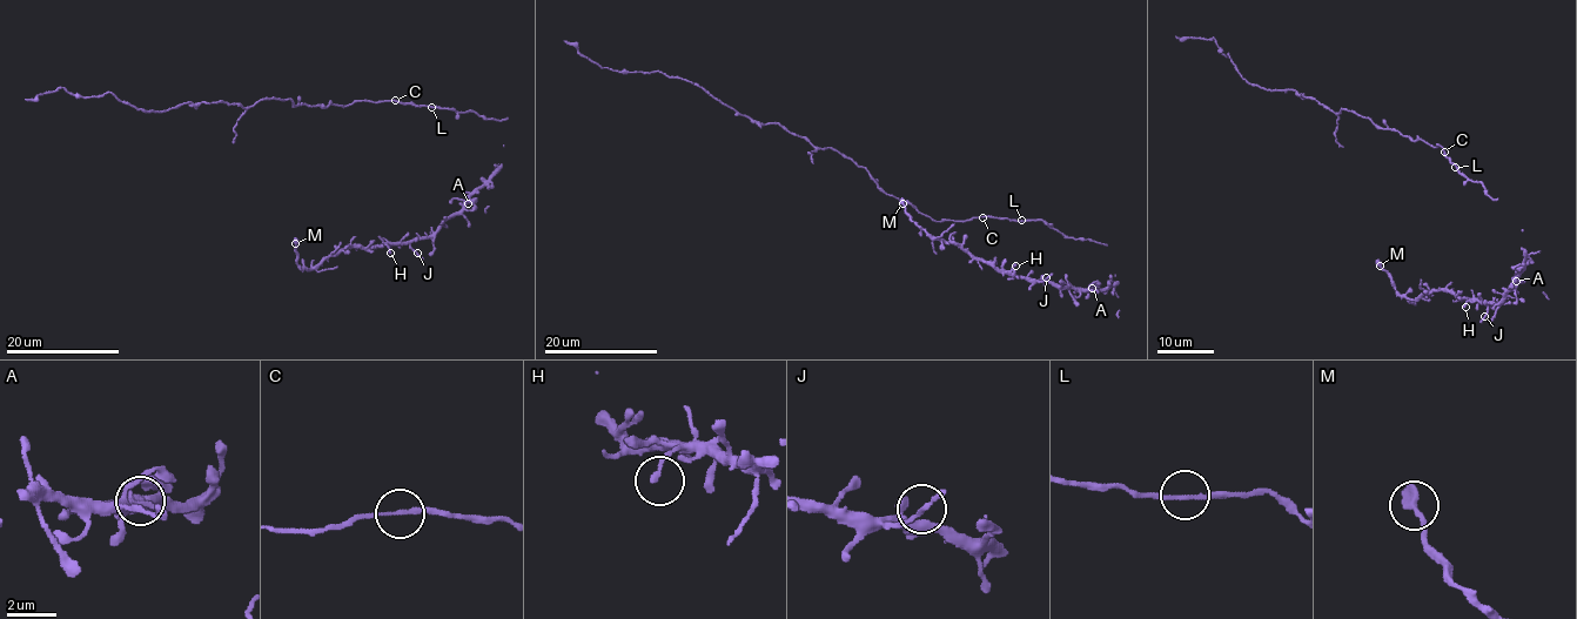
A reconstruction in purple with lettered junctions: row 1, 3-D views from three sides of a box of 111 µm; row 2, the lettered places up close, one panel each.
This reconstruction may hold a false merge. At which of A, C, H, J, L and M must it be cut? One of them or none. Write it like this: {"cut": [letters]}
{"cut": []}

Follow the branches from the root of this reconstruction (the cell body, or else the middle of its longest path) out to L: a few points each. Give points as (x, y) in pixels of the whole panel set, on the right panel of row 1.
L: (1445, 153), (1455, 167)

